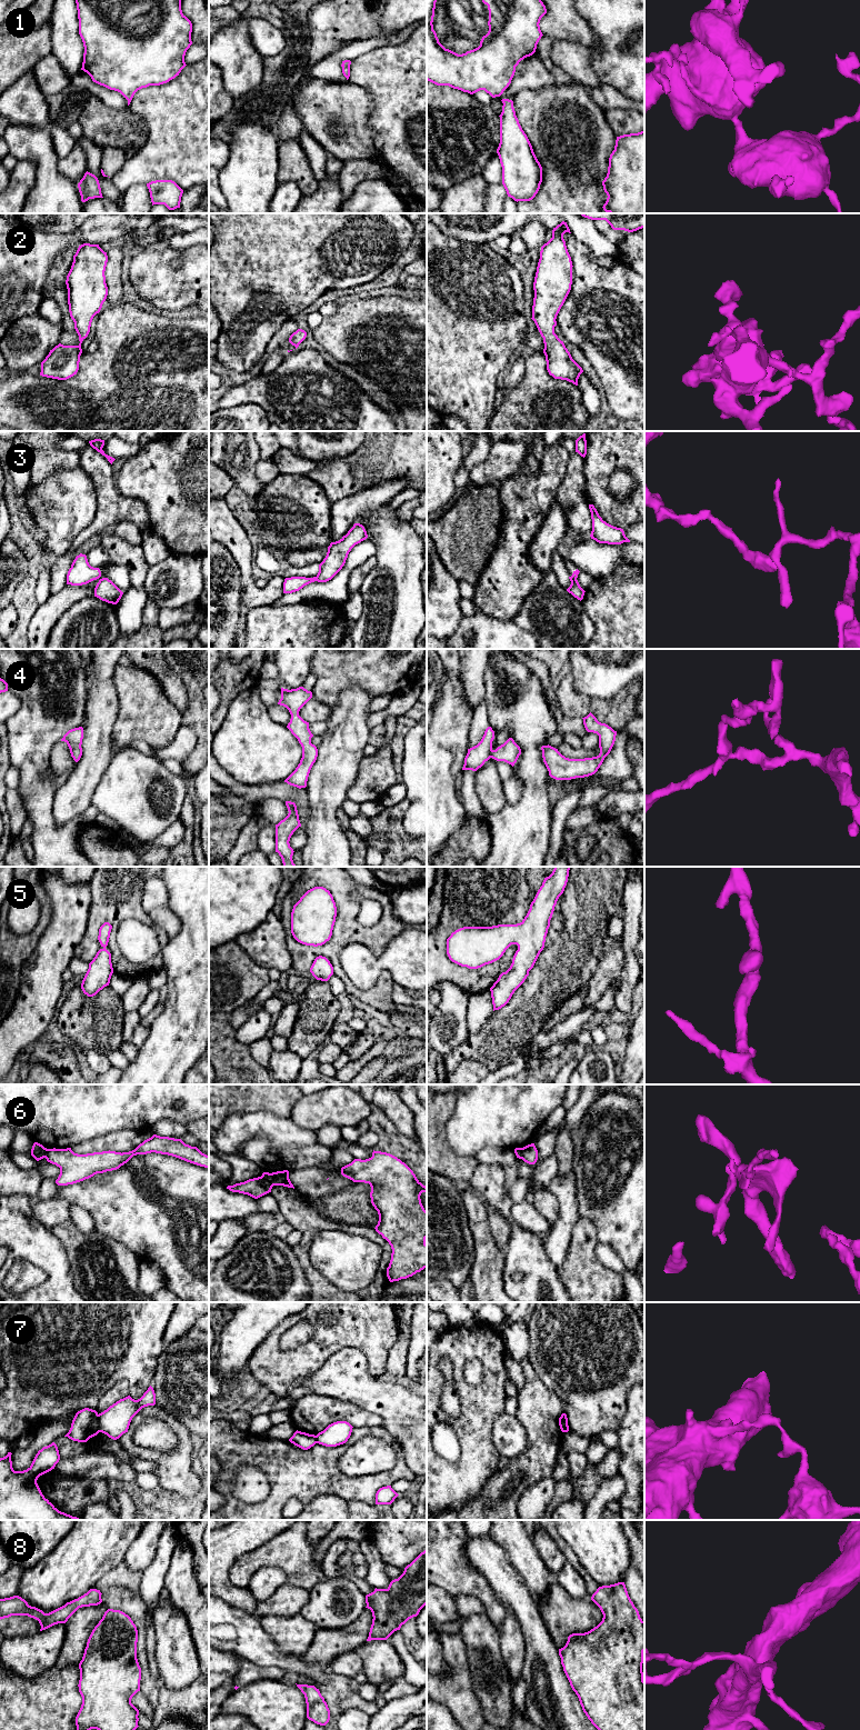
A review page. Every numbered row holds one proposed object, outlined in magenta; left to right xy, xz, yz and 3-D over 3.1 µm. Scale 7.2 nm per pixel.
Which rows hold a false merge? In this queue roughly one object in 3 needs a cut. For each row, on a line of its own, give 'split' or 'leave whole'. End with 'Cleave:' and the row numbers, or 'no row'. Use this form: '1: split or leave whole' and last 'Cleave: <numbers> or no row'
1: leave whole
2: leave whole
3: split
4: leave whole
5: leave whole
6: split
7: split
8: leave whole
Cleave: 3, 6, 7

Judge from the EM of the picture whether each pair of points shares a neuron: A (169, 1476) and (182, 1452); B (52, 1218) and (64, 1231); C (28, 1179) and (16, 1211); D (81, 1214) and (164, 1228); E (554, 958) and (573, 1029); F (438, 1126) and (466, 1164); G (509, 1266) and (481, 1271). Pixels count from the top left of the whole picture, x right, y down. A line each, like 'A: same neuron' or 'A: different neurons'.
A: same neuron
B: different neurons
C: different neurons
D: different neurons
E: different neurons
F: same neuron
G: different neurons

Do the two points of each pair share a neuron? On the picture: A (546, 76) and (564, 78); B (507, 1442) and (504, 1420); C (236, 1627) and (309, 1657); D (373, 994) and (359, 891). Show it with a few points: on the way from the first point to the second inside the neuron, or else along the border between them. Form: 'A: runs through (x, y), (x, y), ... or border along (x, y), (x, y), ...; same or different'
A: border along (550, 71), (556, 82); different
B: runs through (507, 1437), (506, 1426); same
C: border along (301, 1657), (306, 1661), (318, 1662), (326, 1668); different
D: runs through (346, 980), (334, 962), (334, 946), (346, 920); same

